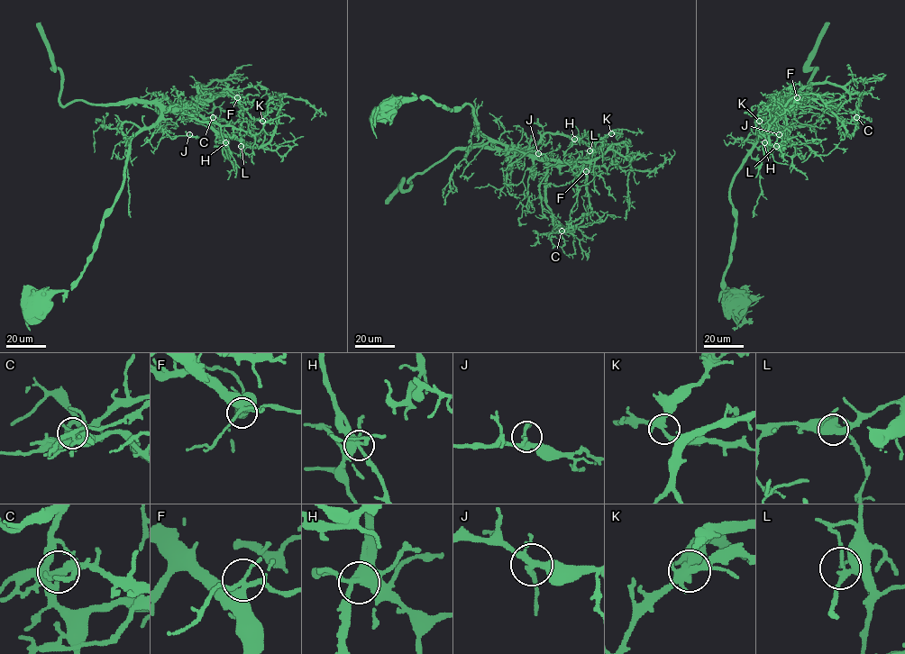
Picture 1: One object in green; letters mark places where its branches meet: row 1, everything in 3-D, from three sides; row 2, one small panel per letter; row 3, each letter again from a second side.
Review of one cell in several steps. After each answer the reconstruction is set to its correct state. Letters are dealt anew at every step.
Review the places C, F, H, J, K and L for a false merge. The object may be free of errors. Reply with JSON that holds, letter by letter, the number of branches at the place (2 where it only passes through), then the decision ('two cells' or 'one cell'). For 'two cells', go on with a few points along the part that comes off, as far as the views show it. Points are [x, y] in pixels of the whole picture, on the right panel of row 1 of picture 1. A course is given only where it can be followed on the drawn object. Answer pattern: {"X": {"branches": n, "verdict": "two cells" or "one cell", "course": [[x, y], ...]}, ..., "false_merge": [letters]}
{"C": {"branches": 6, "verdict": "two cells", "course": [[856, 117], [852, 118], [855, 129], [850, 137], [846, 131]]}, "F": {"branches": 5, "verdict": "one cell"}, "H": {"branches": 5, "verdict": "one cell"}, "J": {"branches": 4, "verdict": "one cell"}, "K": {"branches": 5, "verdict": "one cell"}, "L": {"branches": 4, "verdict": "one cell"}, "false_merge": ["C"]}

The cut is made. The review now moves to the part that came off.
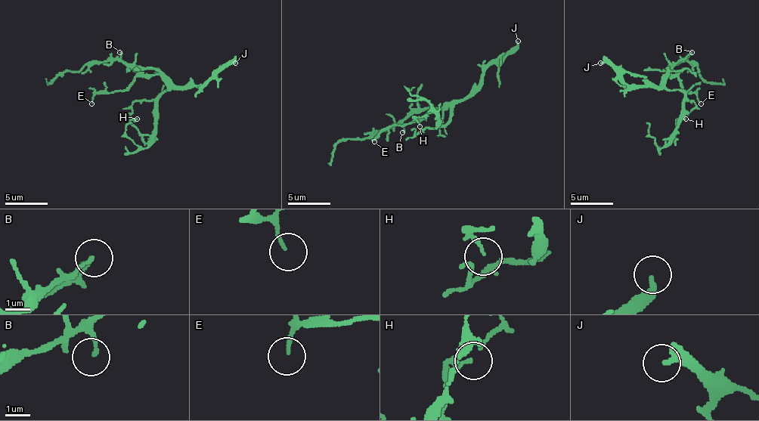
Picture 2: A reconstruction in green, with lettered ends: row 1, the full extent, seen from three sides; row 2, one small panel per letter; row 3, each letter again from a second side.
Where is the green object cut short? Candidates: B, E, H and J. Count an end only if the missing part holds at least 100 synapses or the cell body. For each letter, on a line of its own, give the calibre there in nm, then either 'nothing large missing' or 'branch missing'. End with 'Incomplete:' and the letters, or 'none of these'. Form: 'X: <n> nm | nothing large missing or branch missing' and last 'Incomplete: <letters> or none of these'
B: 140 nm | nothing large missing
E: 120 nm | nothing large missing
H: 130 nm | nothing large missing
J: 360 nm | branch missing
Incomplete: J

